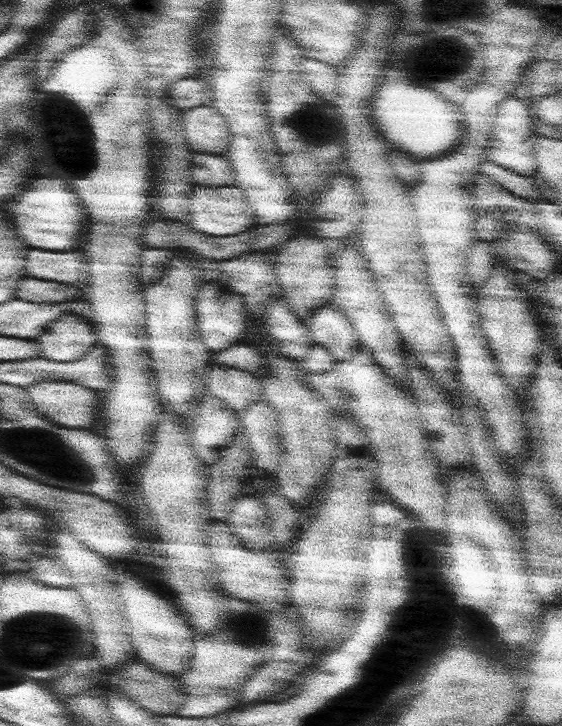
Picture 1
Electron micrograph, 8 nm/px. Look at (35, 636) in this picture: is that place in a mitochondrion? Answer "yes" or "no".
yes

